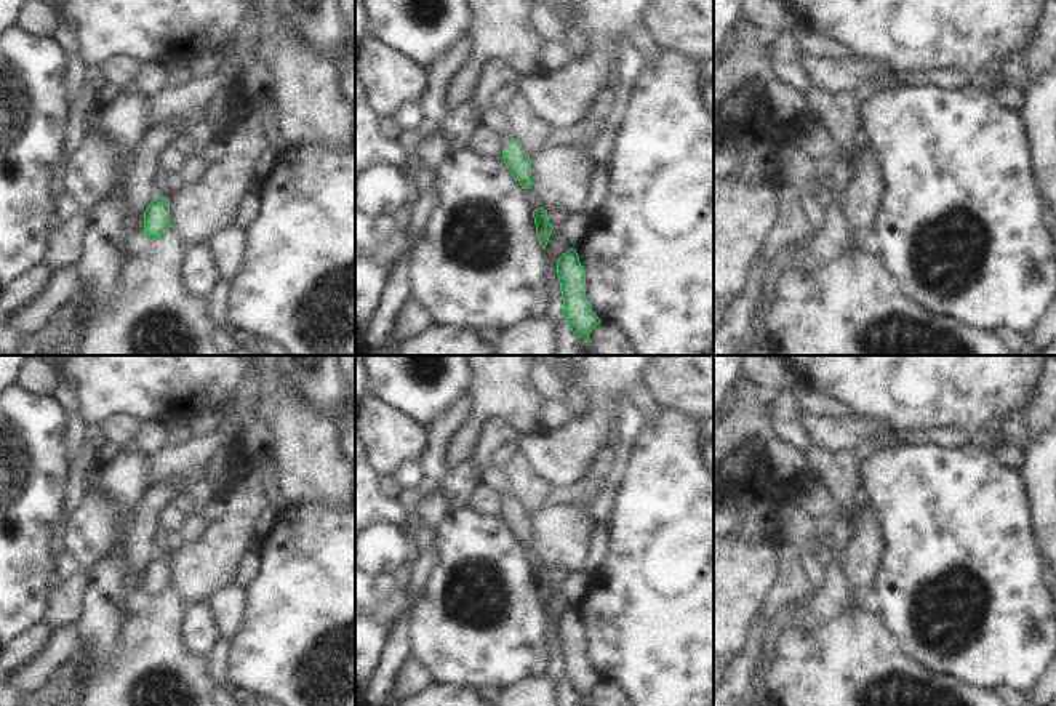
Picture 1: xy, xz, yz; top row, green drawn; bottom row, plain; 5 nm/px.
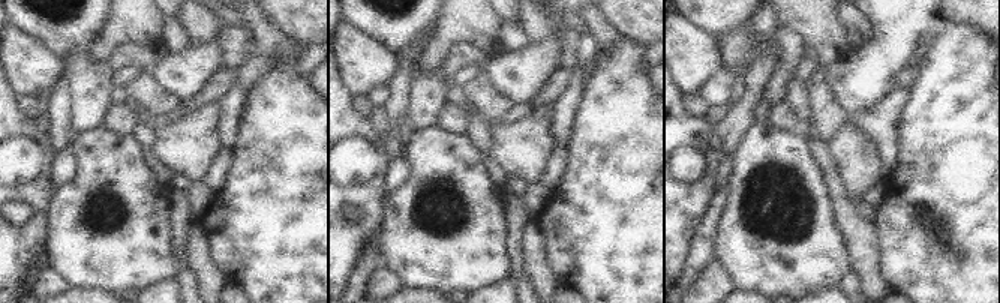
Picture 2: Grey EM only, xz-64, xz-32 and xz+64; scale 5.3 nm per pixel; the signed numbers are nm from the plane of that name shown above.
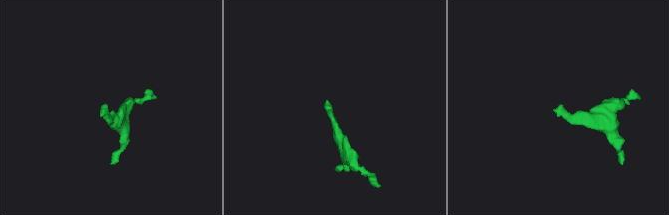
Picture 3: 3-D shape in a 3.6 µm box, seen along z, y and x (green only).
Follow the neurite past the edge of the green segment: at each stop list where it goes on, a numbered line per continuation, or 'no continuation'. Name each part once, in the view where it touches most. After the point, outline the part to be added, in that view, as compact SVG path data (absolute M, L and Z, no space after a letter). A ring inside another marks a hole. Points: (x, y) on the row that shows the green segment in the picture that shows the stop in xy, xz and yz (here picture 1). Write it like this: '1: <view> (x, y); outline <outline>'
1: xz (493, 119); outline M491 107L490 110L485 110L480 117L480 123L491 128L499 136L502 147L515 141L501 107Z

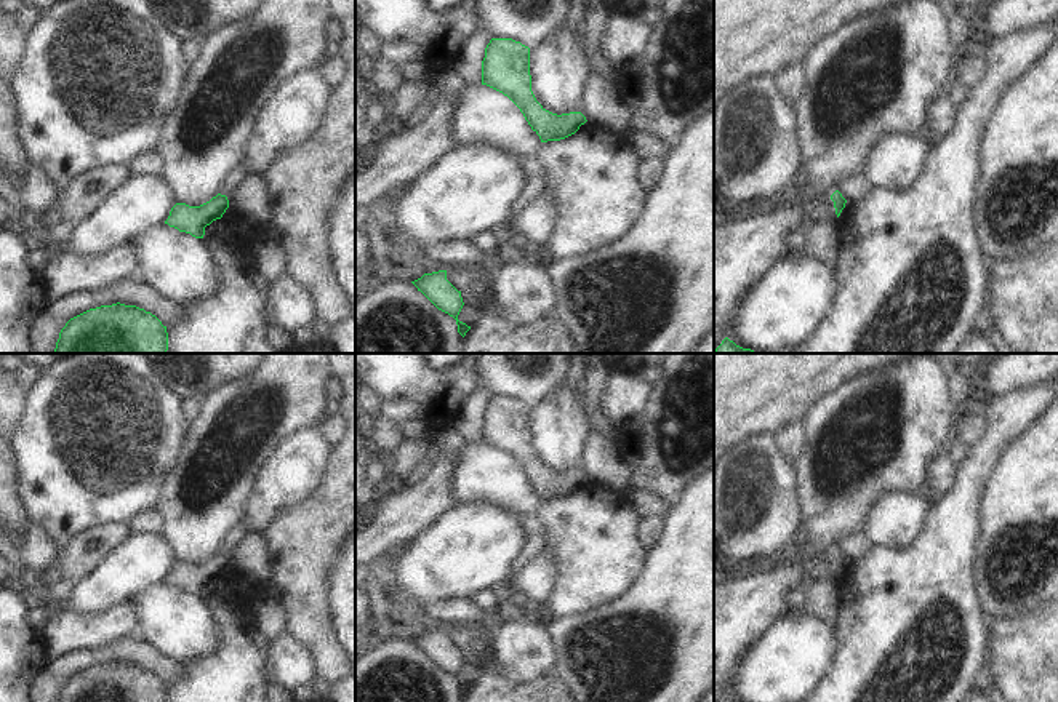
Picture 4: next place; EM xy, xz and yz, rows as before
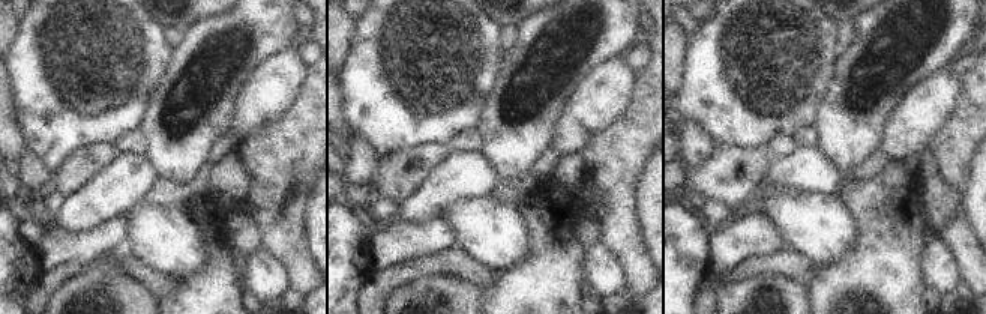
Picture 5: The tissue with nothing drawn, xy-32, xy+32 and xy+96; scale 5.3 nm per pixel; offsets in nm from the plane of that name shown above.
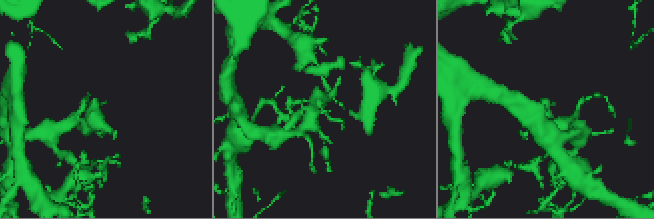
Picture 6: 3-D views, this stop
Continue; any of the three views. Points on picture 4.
no continuation

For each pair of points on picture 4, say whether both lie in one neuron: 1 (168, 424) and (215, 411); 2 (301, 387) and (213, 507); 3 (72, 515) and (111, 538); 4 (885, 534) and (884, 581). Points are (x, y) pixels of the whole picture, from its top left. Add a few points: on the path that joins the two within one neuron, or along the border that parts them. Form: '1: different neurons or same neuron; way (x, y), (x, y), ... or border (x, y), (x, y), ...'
1: different neurons; border (191, 422), (176, 458)
2: same neuron; way (271, 414), (223, 462), (220, 477)
3: different neurons; border (124, 523), (87, 528), (74, 534), (61, 549)
4: different neurons; border (919, 530), (916, 538), (903, 547), (874, 546)

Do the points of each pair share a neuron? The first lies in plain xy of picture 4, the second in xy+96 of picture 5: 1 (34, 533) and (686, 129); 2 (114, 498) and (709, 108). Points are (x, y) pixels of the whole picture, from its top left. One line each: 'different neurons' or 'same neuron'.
1: same neuron
2: same neuron

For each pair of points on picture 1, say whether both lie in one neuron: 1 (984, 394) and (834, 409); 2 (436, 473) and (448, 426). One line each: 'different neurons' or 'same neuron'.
1: different neurons
2: same neuron

